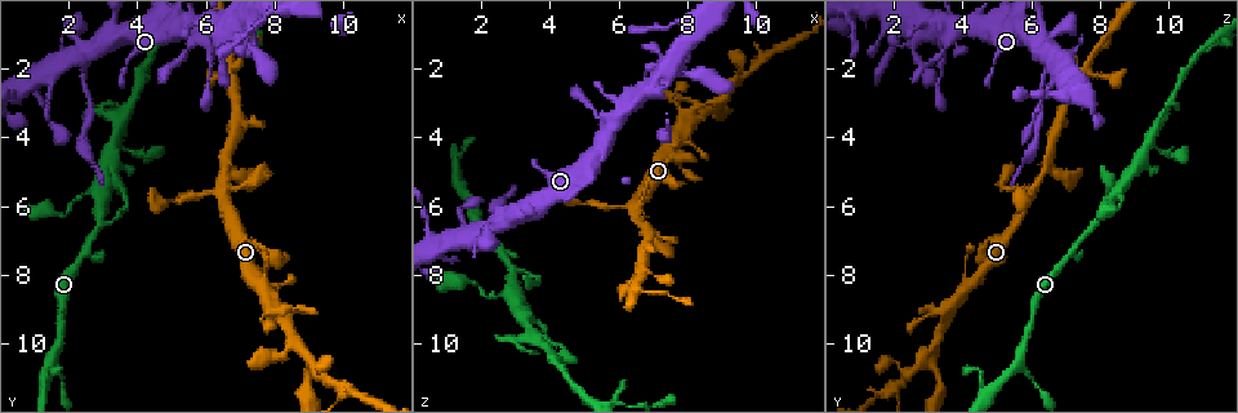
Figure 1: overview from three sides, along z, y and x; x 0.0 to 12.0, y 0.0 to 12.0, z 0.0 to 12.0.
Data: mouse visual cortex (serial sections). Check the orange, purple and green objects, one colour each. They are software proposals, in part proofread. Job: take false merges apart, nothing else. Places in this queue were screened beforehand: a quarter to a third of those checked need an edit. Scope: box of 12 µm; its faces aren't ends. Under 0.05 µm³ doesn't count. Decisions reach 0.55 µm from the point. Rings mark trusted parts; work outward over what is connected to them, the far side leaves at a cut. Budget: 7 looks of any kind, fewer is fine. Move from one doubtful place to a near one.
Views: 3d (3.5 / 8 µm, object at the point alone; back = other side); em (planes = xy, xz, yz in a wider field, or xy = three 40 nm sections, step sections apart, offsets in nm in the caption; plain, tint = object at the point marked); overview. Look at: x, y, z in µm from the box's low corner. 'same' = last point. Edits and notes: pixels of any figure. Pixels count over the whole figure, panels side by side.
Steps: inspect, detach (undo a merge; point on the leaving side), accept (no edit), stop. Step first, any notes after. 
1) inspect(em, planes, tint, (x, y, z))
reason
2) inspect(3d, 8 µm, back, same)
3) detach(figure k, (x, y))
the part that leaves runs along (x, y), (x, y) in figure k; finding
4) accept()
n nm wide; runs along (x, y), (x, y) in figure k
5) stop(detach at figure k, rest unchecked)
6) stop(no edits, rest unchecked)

inspect(3d, 3.5 µm, (2.5, 1.7, 6.4))
thin arm on a thick one

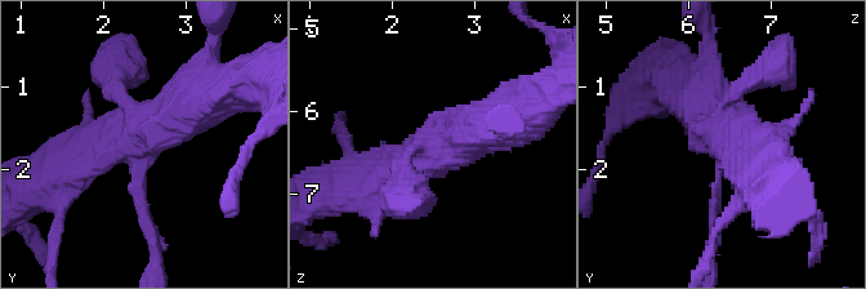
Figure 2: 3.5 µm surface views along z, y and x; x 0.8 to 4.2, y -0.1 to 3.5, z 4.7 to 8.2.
inspect(em, xy, step 2, tint, (2.40, 1.80, 6.40))
4 arms; arms of 150, 250, 400, 600 nm

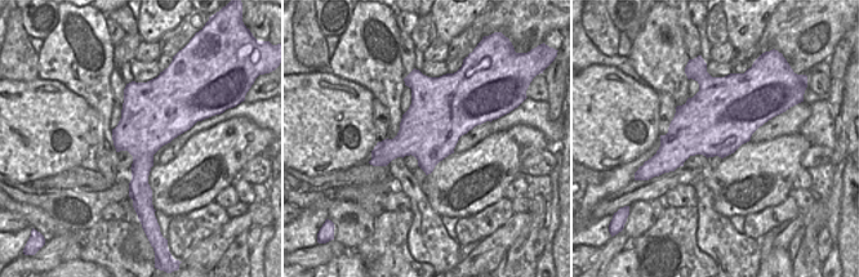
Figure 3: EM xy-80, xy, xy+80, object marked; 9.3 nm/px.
detach(figure 2, (146, 219))
a second cell is stuck on

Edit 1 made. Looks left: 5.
inspect(em, xy, step 3, tint, (3.0, 6.5, 7.9))
two arms in line, one across

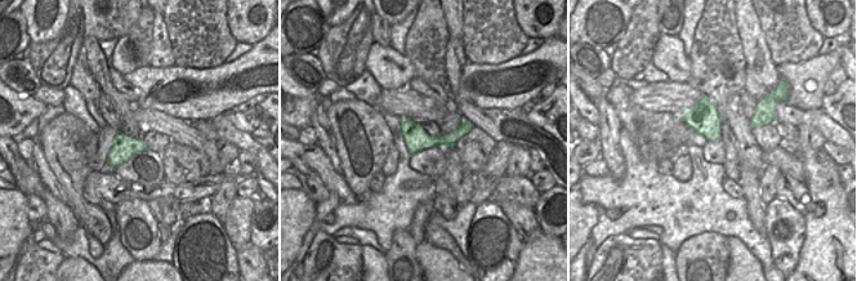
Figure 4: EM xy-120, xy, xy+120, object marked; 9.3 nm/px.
inspect(3d, 3.5 µm, same)

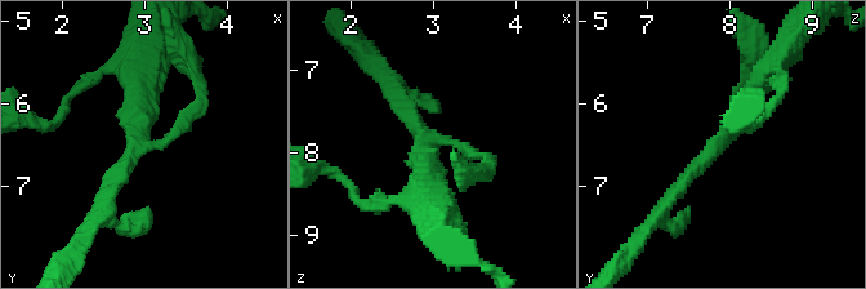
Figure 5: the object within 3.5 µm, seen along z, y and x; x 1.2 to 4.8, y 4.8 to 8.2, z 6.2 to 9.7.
accept()
220 nm wide; runs along (402, 120), (423, 141), (468, 125) in figure 4; one cell here

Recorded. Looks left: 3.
inspect(3d, 3.5 µm, back, (6.5, 5.9, 5.9))
looks like a crossing

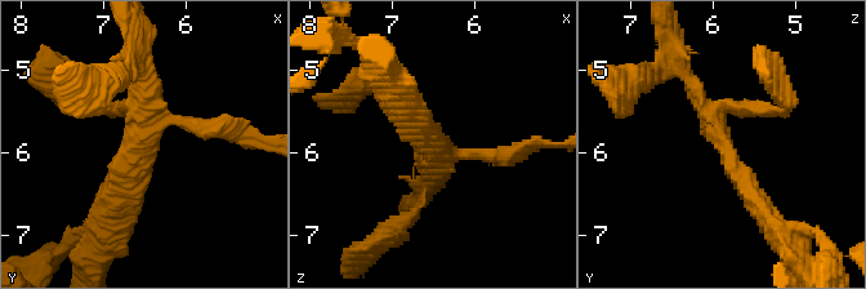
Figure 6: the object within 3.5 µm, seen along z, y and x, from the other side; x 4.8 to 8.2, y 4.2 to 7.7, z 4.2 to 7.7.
inspect(em, planes, tint, (6.55, 5.85, 5.95))
4 arms; arms of 150, 150, 200, 300 nm; shape alone is not enough

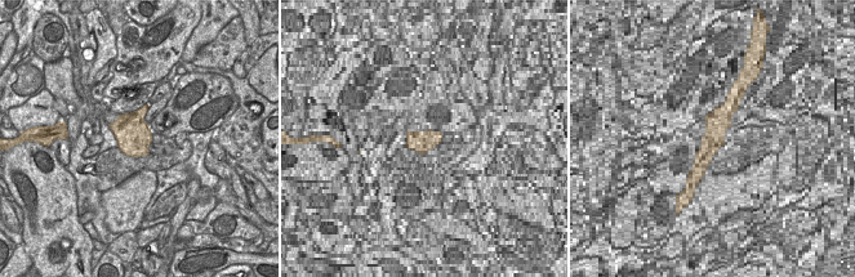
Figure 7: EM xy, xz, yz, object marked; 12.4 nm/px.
accept()
runs along (758, 205), (678, 59) in figure 6; one cell here

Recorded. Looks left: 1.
stop(detach at figure 2, rest unchecked)

